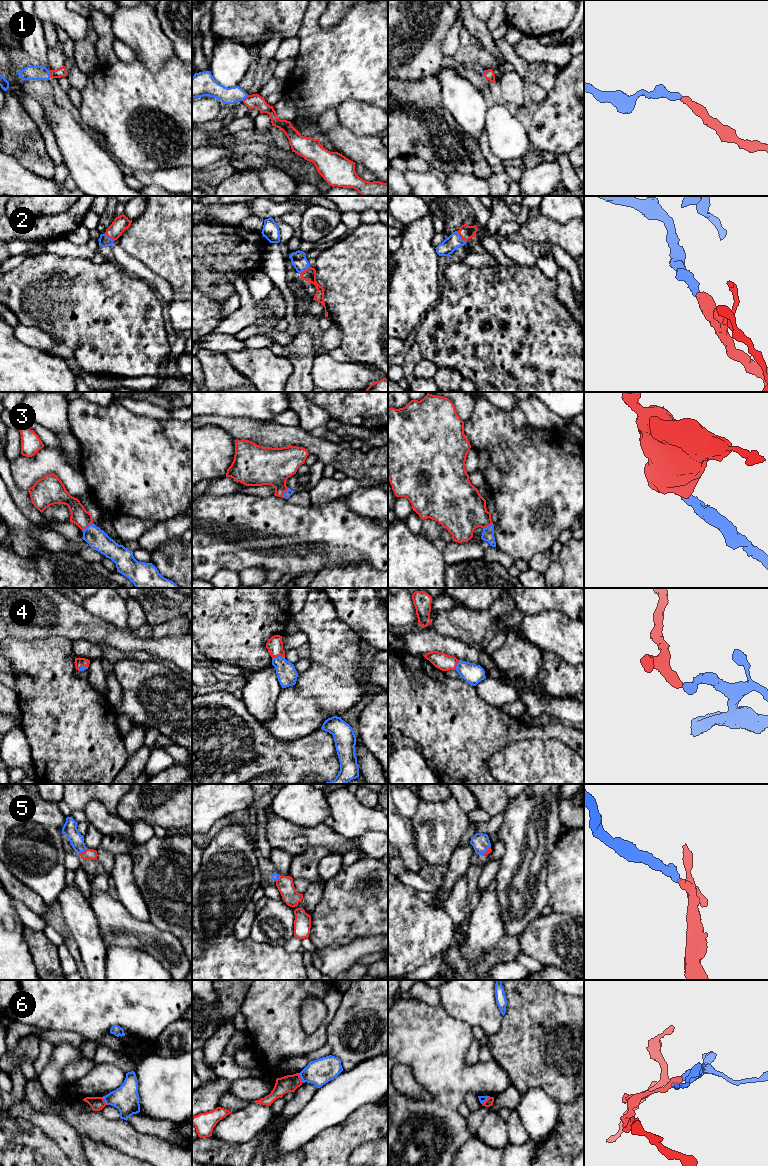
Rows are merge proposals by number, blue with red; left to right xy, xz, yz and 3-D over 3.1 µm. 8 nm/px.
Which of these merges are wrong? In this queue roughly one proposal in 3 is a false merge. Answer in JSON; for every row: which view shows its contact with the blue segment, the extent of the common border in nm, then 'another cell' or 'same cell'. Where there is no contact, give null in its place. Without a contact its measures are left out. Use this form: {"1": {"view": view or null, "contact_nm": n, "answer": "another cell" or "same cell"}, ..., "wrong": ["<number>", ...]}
{"1": {"view": "xy", "contact_nm": 70, "answer": "same cell"}, "2": {"view": "yz", "contact_nm": 130, "answer": "same cell"}, "3": {"view": "xy", "contact_nm": 110, "answer": "same cell"}, "4": {"view": "xz", "contact_nm": 110, "answer": "same cell"}, "5": {"view": "xy", "contact_nm": 70, "answer": "same cell"}, "6": {"view": "xz", "contact_nm": 90, "answer": "another cell"}, "wrong": ["6"]}

